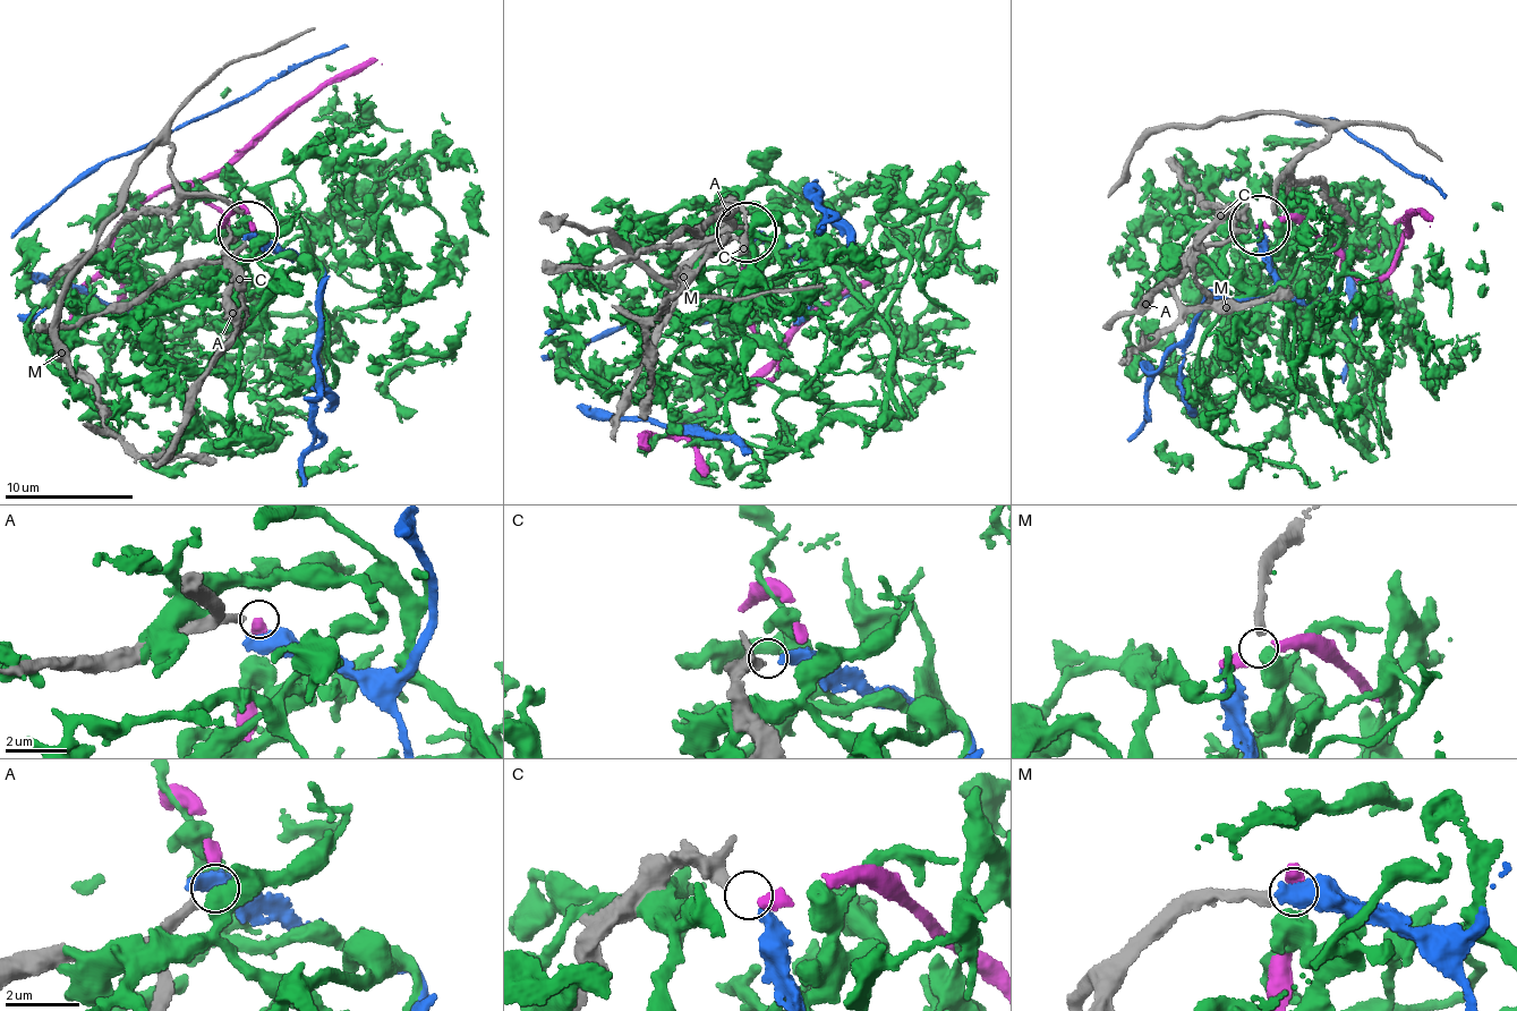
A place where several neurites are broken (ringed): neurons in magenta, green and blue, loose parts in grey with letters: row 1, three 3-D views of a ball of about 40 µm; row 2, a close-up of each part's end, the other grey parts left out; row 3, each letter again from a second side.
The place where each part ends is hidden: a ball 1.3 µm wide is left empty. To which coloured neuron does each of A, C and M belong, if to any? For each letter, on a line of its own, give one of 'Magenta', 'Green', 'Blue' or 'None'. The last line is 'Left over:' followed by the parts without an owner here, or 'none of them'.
A: Magenta
C: Blue
M: None
Left over: M

